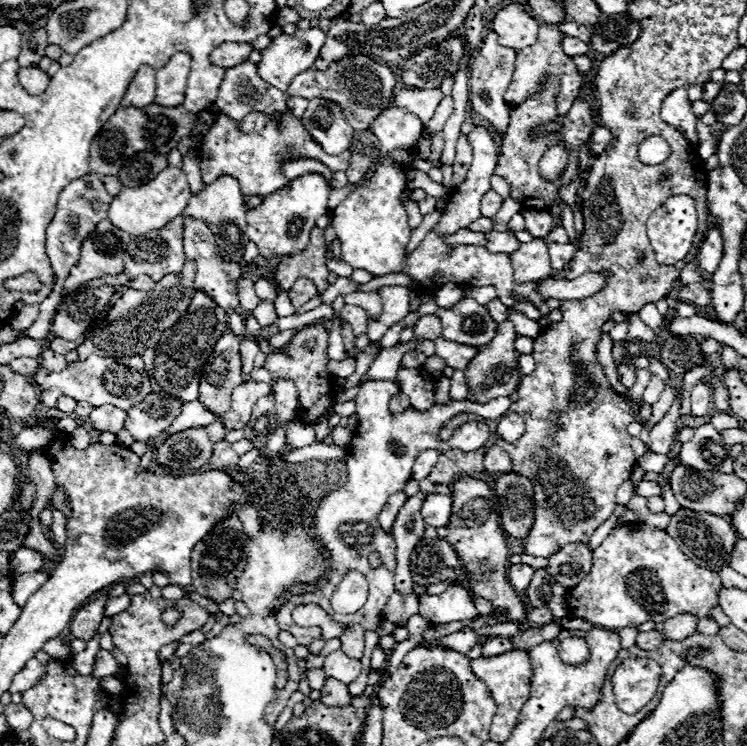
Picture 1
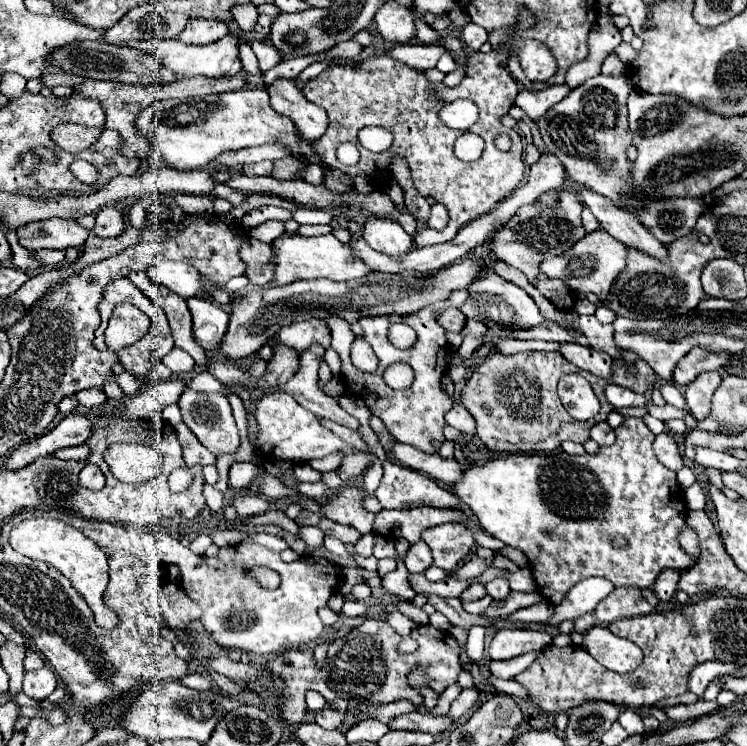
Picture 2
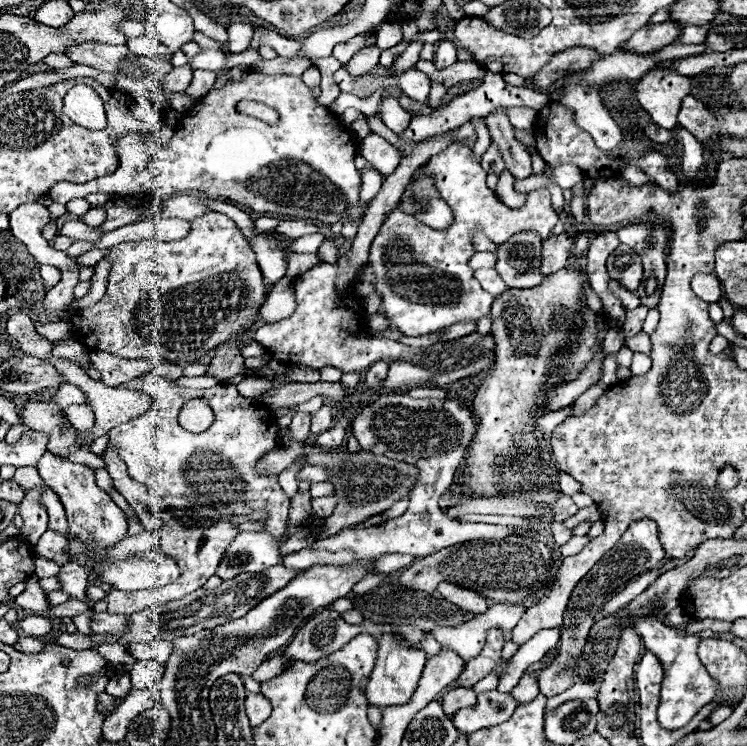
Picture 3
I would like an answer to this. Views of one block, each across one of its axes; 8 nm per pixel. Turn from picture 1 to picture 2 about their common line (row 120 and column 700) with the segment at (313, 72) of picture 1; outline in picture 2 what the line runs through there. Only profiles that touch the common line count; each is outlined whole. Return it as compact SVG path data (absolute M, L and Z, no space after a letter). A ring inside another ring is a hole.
M692 348L674 368L672 380L678 386L686 386L694 380L696 374L708 372L708 370L720 370L728 364L728 354L714 354L704 348Z

